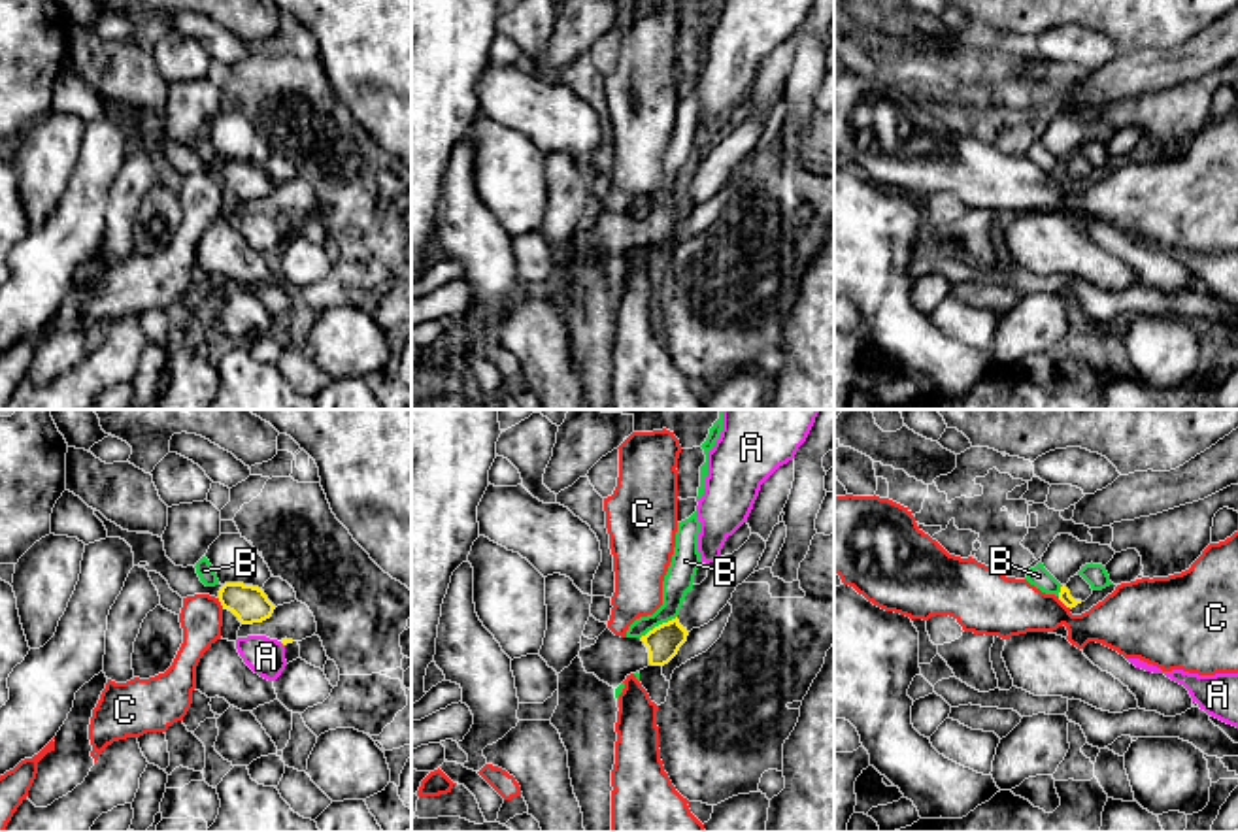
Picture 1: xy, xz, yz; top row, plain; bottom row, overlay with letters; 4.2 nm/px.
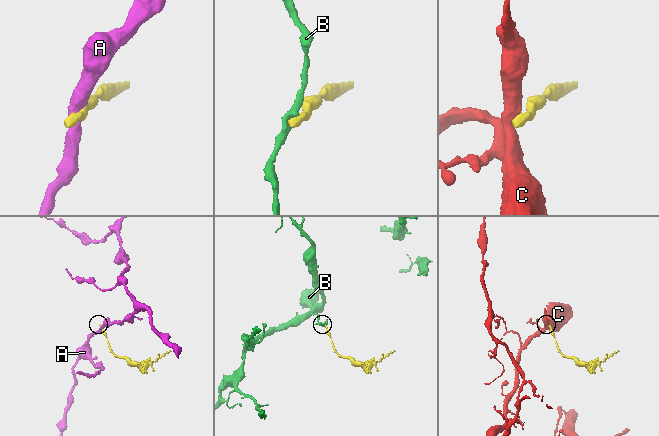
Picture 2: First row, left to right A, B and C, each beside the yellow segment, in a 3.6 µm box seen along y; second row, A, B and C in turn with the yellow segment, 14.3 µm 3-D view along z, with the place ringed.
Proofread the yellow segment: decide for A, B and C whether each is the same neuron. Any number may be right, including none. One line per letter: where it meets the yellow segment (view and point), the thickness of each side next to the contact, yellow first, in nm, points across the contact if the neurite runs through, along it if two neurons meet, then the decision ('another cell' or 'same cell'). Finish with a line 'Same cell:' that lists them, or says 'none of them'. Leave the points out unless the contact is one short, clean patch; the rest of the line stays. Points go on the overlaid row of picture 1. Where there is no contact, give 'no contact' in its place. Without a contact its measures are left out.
A: no contact; another cell
B: contact xz (659, 625); calibres 150 and 120 nm; another cell
C: contact yz (1065, 604); calibres 50 and 260 nm; border yz (1057, 597), (1070, 608); another cell
Same cell: none of them

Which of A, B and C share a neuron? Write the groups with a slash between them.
A / B / C

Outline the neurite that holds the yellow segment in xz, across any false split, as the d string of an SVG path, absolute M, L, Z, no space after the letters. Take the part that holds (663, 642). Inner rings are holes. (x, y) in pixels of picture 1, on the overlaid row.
M676 619L662 623L642 638L621 638L606 628L594 645L579 651L587 674L617 689L630 674L647 666L664 666L687 641L687 628Z

